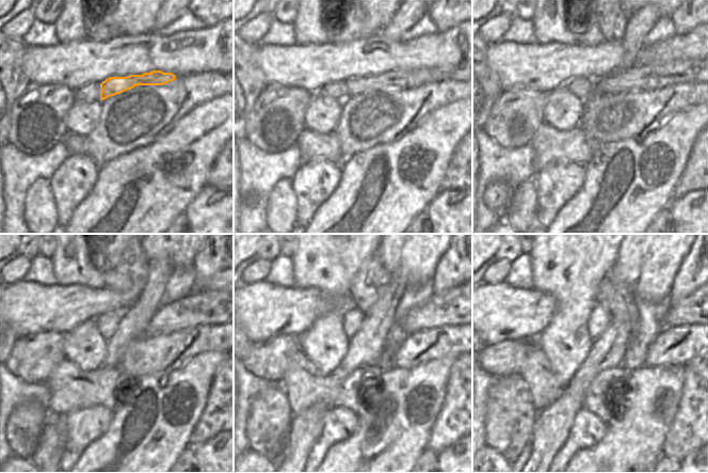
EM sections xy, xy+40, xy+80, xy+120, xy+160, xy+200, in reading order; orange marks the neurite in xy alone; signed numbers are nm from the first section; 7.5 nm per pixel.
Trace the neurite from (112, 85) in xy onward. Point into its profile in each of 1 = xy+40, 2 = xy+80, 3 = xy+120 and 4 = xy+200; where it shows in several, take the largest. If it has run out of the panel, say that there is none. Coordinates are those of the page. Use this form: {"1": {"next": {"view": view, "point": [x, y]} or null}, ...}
{"1": {"next": {"view": "xy+40", "point": [406, 79]}}, "2": {"next": {"view": "xy+80", "point": [648, 77]}}, "3": {"next": {"view": "xy+120", "point": [200, 306]}}, "4": {"next": {"view": "xy+200", "point": [689, 311]}}}

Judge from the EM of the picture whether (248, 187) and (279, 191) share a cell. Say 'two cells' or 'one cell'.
two cells

